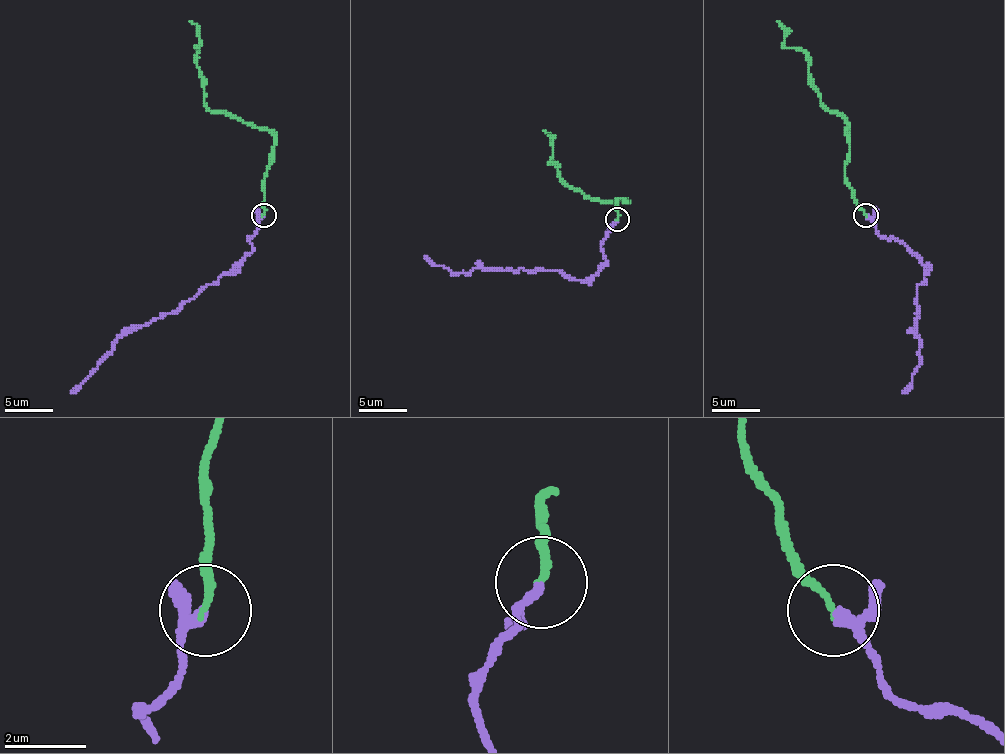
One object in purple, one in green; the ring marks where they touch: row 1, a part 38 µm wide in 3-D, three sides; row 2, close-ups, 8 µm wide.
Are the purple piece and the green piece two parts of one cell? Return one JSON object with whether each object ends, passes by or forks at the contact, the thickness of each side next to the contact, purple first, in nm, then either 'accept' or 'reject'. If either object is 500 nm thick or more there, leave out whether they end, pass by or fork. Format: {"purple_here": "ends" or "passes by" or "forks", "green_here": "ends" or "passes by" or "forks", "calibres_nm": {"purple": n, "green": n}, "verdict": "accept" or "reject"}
{"purple_here": "passes by", "green_here": "ends", "calibres_nm": {"purple": 190, "green": 180}, "verdict": "accept"}

